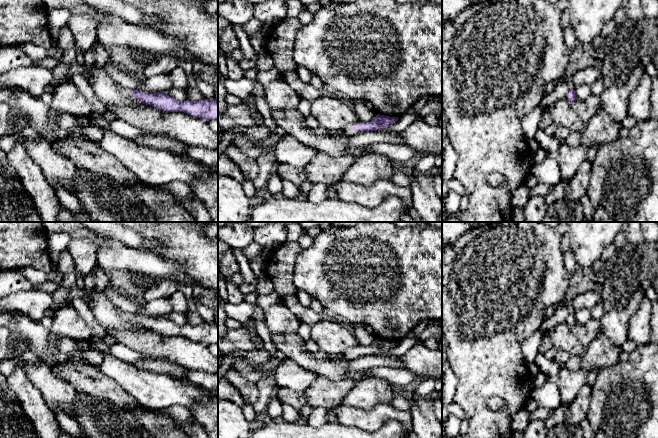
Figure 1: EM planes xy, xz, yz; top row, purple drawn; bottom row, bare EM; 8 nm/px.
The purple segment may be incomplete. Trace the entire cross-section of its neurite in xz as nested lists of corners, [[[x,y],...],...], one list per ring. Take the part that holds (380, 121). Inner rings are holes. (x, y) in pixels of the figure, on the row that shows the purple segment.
[[[377,114],[373,121],[368,123],[353,123],[349,124],[346,129],[338,130],[338,135],[354,135],[358,132],[377,131],[378,129],[386,129],[395,124],[398,117],[389,117]]]

